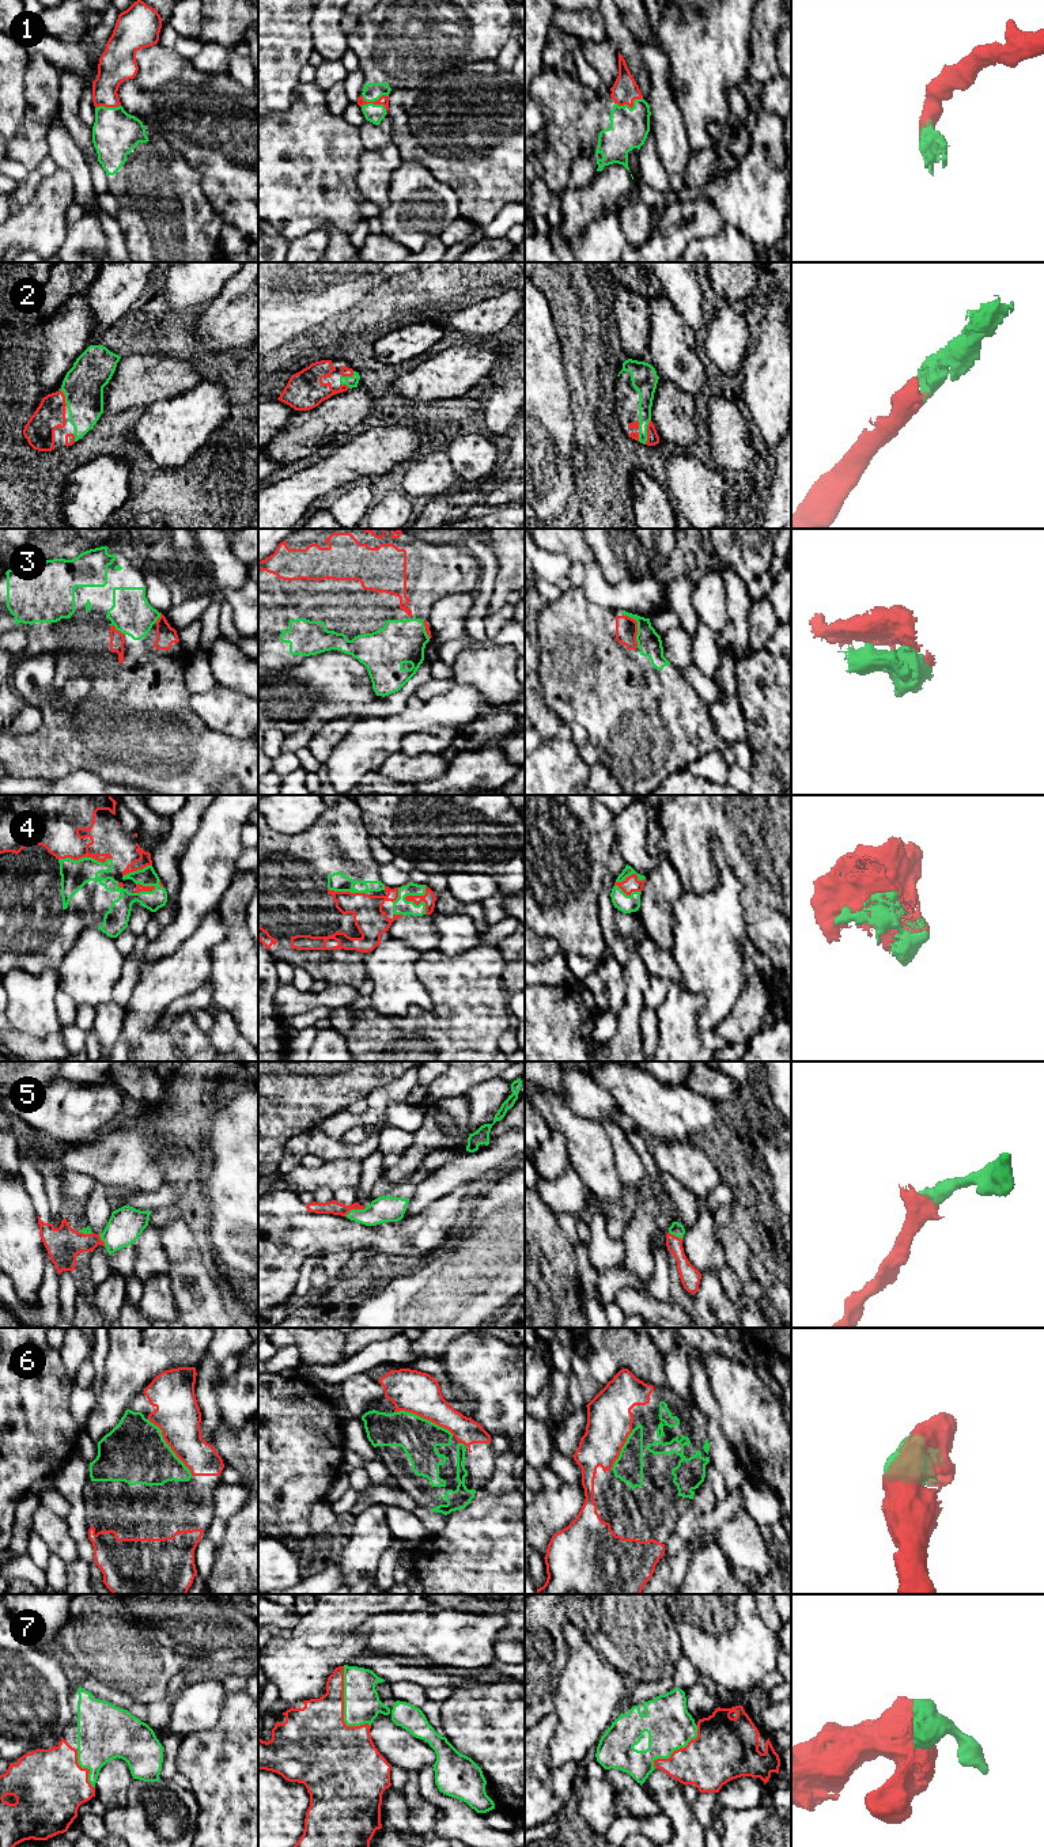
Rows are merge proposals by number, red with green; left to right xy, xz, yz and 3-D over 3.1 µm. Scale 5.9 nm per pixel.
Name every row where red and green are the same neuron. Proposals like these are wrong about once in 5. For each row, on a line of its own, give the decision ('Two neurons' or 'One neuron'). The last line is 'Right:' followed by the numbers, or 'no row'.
1: One neuron
2: One neuron
3: One neuron
4: One neuron
5: One neuron
6: One neuron
7: One neuron
Right: 1, 2, 3, 4, 5, 6, 7

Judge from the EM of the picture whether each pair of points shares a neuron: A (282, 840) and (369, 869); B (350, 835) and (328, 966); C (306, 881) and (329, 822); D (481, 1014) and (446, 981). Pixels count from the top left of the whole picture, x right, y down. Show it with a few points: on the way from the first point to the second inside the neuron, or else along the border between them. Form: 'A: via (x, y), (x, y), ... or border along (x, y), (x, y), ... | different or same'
A: via (303, 846), (347, 847) | same
B: via (360, 871), (360, 903), (369, 911), (364, 943) | same
C: via (306, 866), (306, 855), (324, 837) | same
D: via (481, 1002), (458, 981) | same

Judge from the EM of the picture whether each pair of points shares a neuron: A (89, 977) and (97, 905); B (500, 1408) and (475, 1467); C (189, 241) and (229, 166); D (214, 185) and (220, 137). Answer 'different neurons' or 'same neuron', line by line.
A: different neurons
B: different neurons
C: different neurons
D: same neuron

